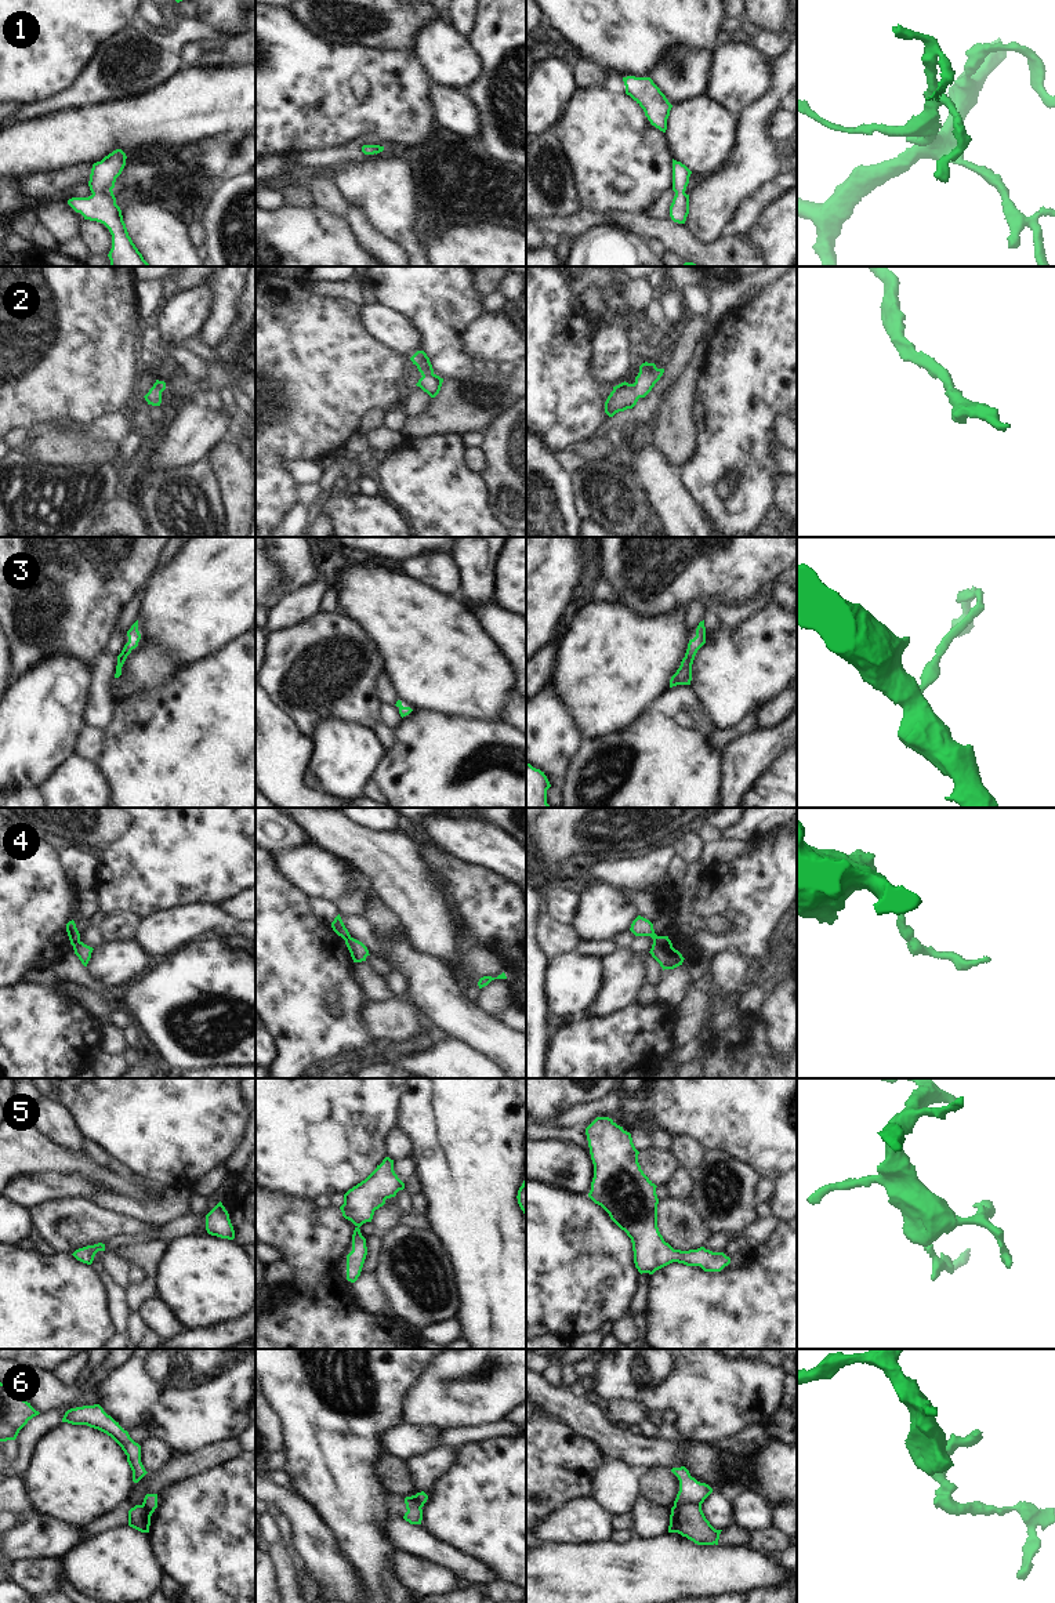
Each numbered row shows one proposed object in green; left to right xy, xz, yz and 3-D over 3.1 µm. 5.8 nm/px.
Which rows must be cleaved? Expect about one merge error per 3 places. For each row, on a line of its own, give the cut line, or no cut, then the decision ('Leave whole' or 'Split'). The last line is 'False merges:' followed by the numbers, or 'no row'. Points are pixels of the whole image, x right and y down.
1: No split. Leave whole
2: No split. Leave whole
3: No split. Leave whole
4: Split along xy (79, 939), (73, 947). Split
5: No split. Leave whole
6: Split along yz (700, 1504), (686, 1502), (673, 1507). Split
False merges: 4, 6

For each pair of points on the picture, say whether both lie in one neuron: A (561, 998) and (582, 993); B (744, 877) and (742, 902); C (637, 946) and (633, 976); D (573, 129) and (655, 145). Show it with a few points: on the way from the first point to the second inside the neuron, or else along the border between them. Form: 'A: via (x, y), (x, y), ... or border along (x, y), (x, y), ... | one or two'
A: via (566, 998), (576, 993) | one
B: via (744, 882), (744, 896) | one
C: border along (630, 949), (642, 954) | two
D: via (594, 131), (599, 131), (613, 145), (634, 145) | one

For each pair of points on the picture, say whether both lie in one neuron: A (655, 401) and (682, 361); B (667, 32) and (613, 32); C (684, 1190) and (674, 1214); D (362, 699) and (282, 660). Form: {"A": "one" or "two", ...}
{"A": "one", "B": "one", "C": "two", "D": "one"}

